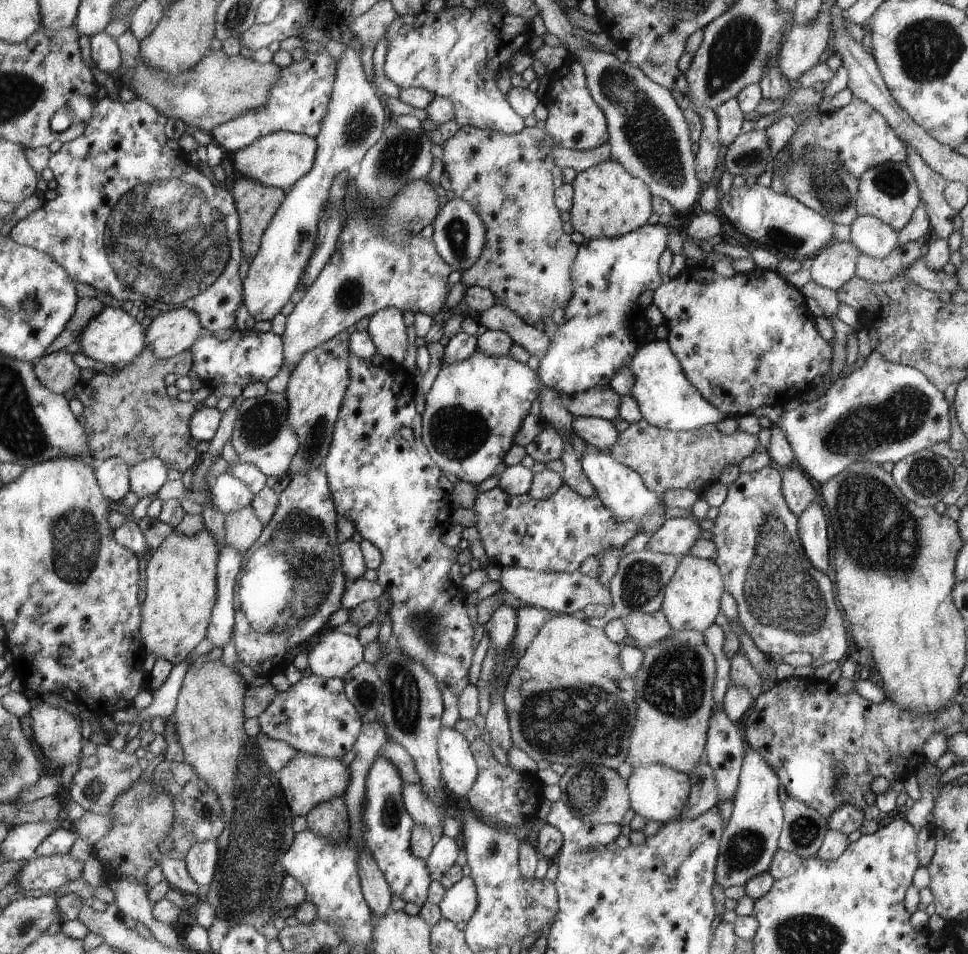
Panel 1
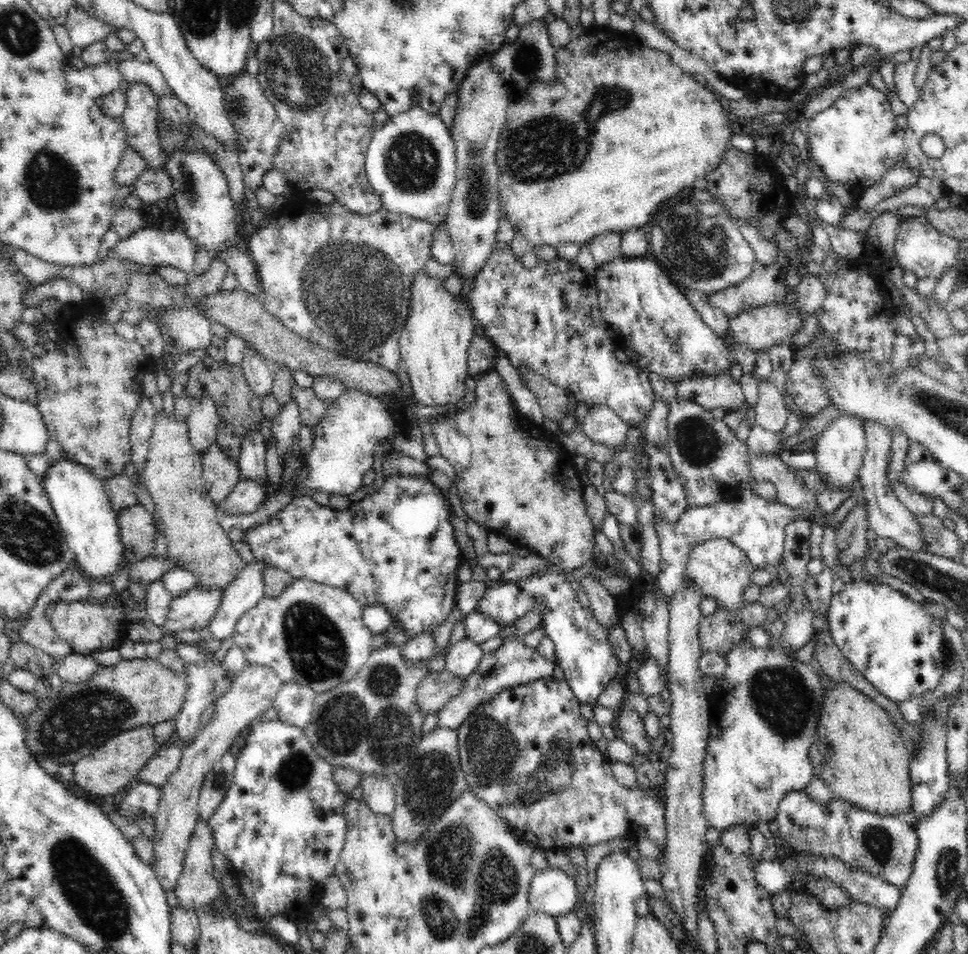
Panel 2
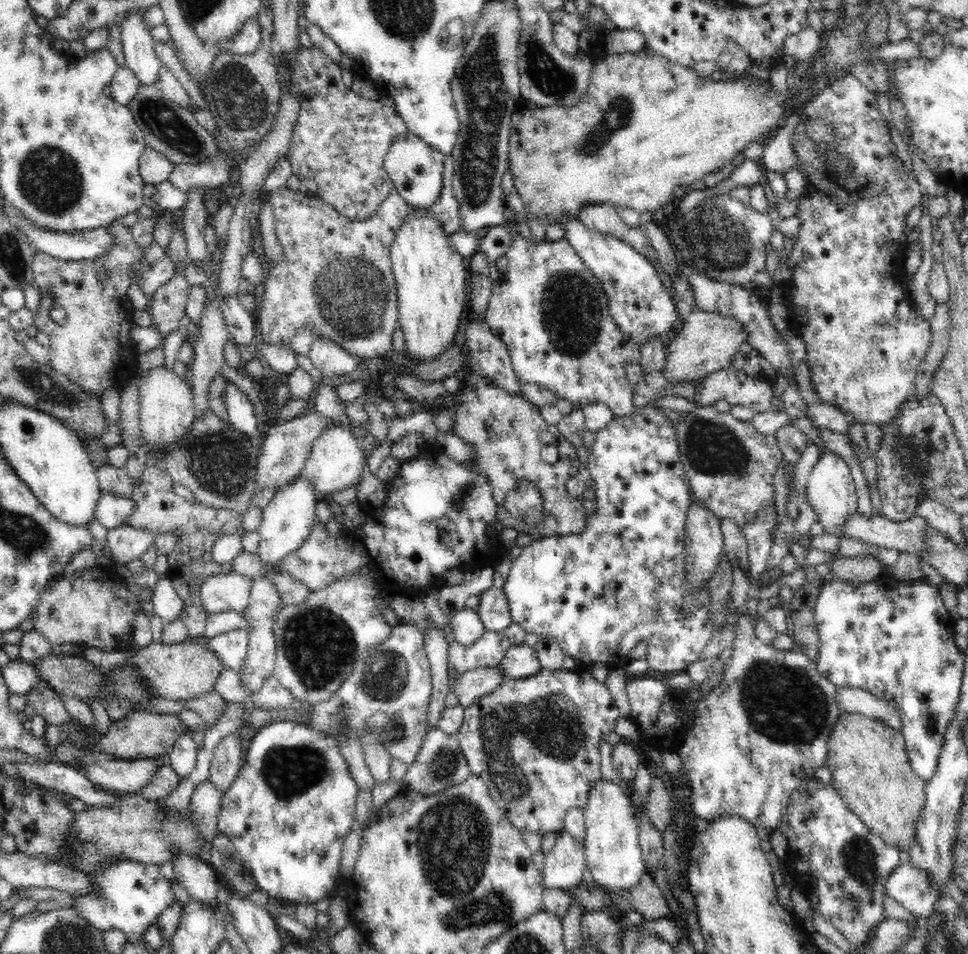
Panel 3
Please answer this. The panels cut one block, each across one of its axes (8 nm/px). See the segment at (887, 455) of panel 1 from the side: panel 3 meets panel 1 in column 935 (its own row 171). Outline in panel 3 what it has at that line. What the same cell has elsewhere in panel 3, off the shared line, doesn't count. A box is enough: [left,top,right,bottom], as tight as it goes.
[383,131,444,209]

